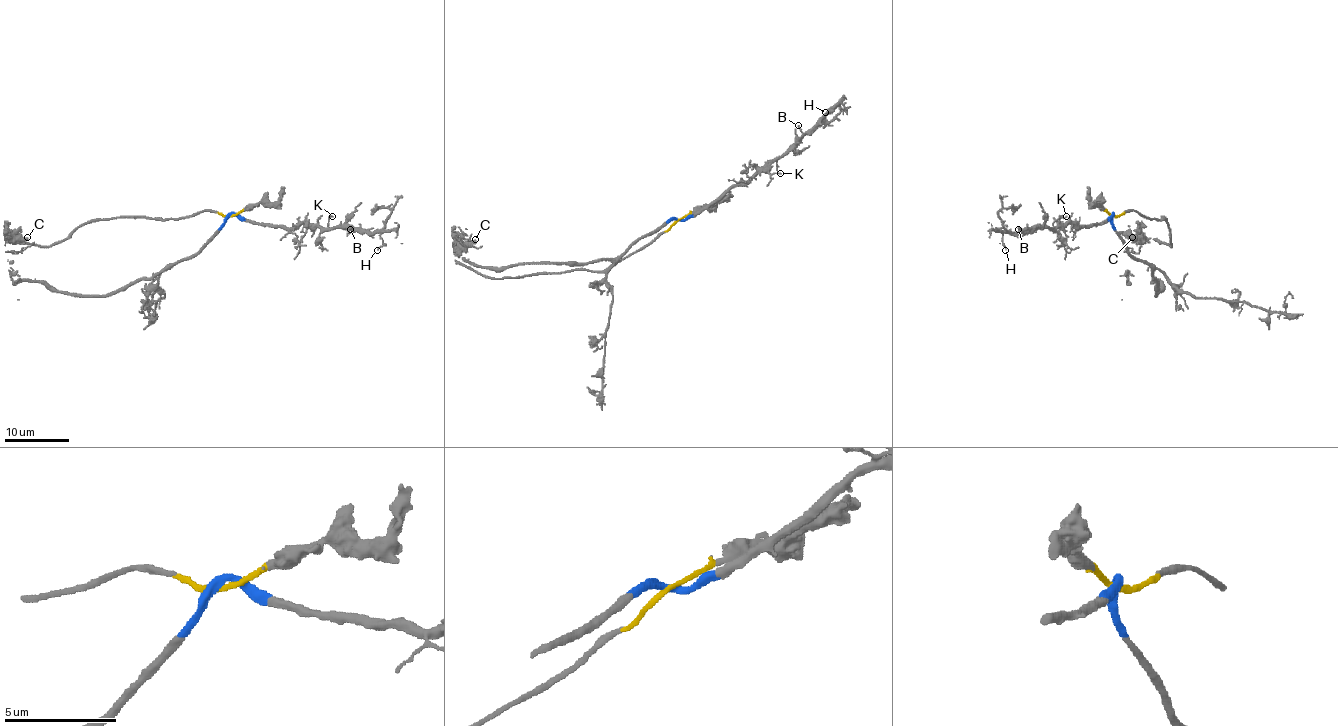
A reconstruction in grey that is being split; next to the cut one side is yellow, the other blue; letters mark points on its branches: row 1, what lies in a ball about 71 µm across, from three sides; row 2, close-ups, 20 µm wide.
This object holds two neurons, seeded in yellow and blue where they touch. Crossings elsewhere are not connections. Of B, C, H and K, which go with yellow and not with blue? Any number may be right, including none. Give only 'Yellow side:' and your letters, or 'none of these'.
Yellow side: C

